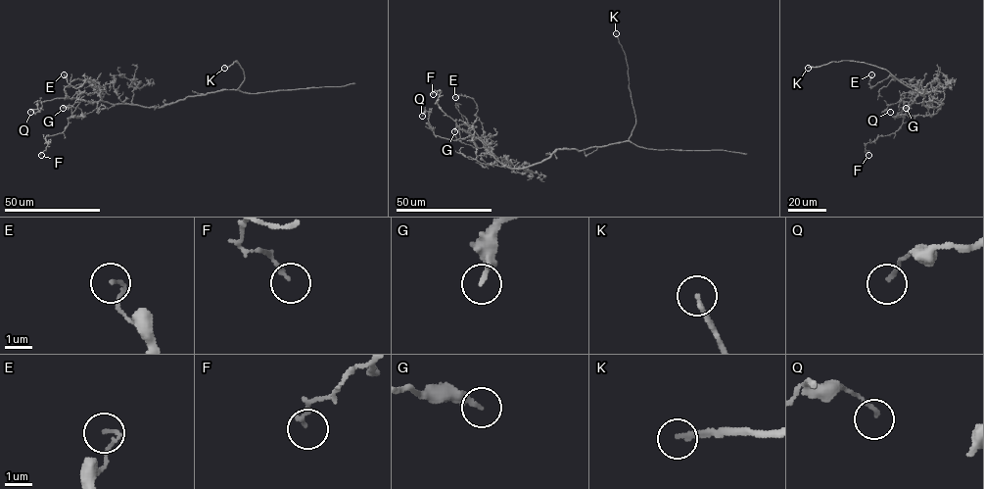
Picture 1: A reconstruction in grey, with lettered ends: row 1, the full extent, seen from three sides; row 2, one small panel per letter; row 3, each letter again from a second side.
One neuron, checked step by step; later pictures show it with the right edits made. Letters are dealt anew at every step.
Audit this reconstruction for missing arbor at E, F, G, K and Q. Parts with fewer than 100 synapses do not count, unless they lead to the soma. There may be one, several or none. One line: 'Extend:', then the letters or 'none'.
Extend: K

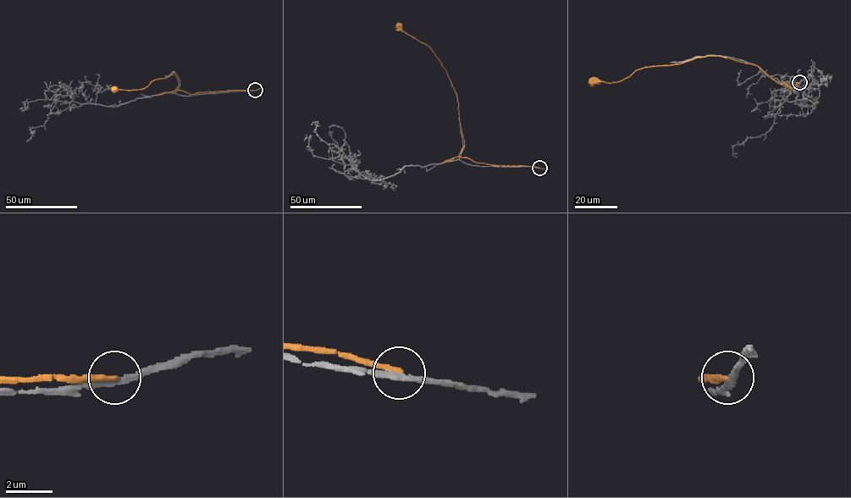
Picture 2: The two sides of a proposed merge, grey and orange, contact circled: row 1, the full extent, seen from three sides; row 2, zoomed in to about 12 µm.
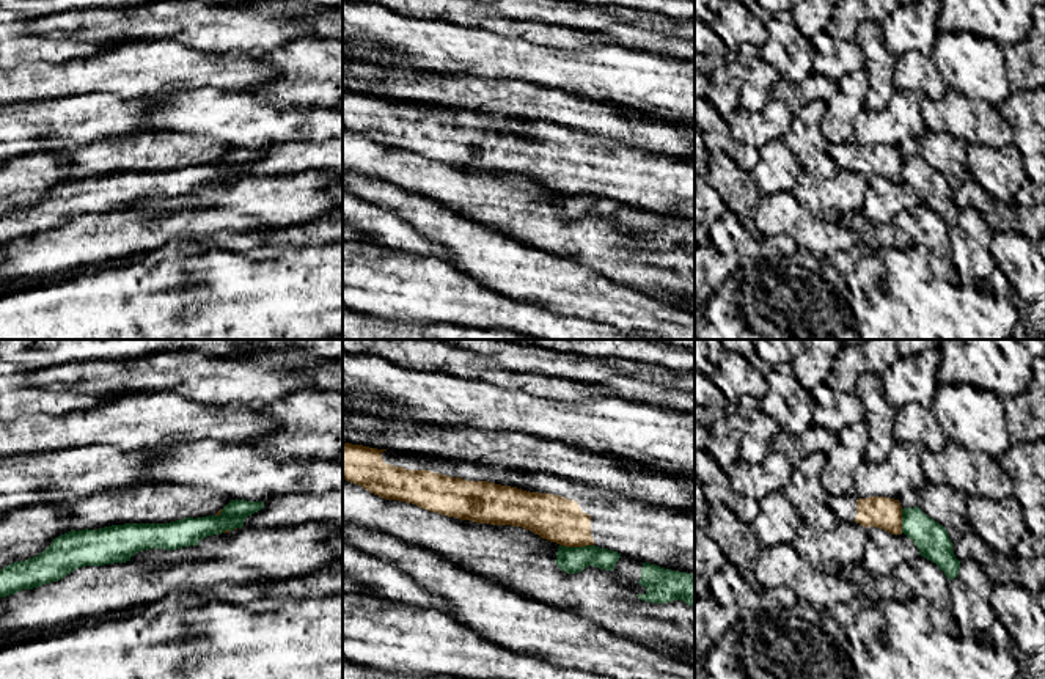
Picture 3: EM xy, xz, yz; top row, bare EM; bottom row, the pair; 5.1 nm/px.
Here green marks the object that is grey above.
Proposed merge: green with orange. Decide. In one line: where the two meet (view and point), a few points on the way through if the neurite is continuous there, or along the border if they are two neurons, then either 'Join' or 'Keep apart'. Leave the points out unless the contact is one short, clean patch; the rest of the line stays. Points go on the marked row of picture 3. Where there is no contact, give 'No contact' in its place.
Touches green at xz (577, 547). Boundary: xz (560, 544), (593, 546). Keep apart

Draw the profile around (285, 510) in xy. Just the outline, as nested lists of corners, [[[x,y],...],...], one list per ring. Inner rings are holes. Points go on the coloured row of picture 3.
[[[343,487],[322,494],[284,494],[264,500],[264,508],[244,527],[286,527],[308,522],[332,523],[343,530]]]

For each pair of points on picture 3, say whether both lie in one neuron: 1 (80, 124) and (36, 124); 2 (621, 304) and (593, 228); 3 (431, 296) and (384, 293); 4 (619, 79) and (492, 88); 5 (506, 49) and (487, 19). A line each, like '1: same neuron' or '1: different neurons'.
1: same neuron
2: different neurons
3: same neuron
4: different neurons
5: different neurons

